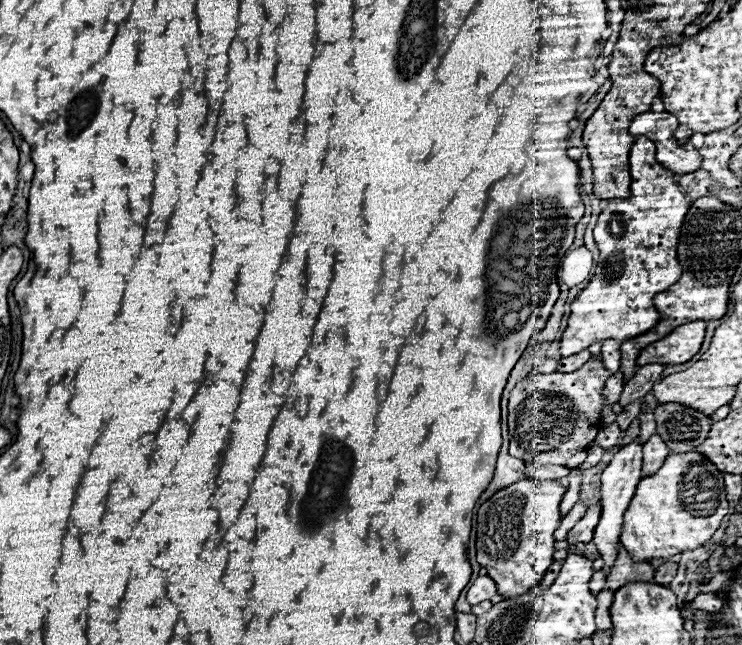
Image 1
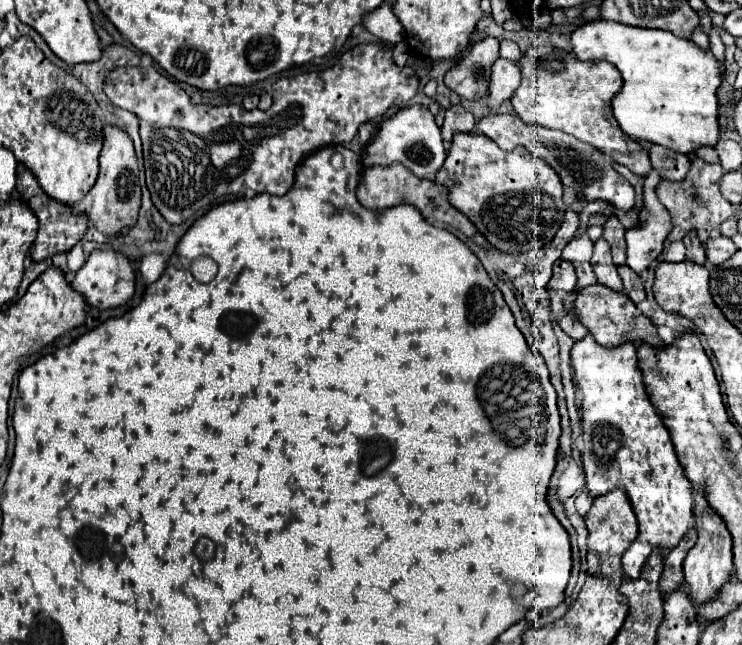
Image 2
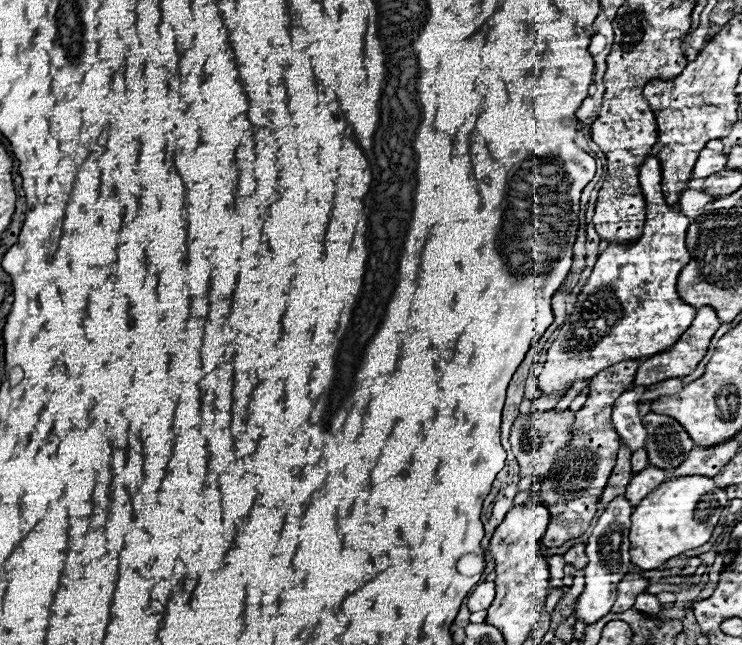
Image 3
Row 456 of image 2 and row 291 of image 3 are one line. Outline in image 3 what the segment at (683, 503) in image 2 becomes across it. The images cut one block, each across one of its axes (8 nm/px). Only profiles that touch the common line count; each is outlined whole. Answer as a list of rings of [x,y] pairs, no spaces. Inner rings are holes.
[[[650,156],[646,164],[640,168],[640,186],[646,198],[646,224],[644,234],[634,244],[610,244],[598,258],[592,276],[584,284],[578,302],[574,306],[574,312],[568,316],[568,322],[560,326],[556,340],[548,348],[548,360],[538,376],[538,388],[540,394],[560,394],[564,396],[574,384],[574,380],[590,380],[596,374],[600,374],[604,368],[624,362],[624,360],[640,360],[650,358],[654,354],[666,352],[676,344],[676,340],[686,332],[686,328],[692,324],[696,316],[696,308],[680,300],[676,292],[676,280],[684,264],[688,264],[690,254],[684,244],[684,236],[688,230],[688,218],[680,212],[680,208],[672,208],[666,204],[662,188],[660,188],[660,162],[656,156]]]

